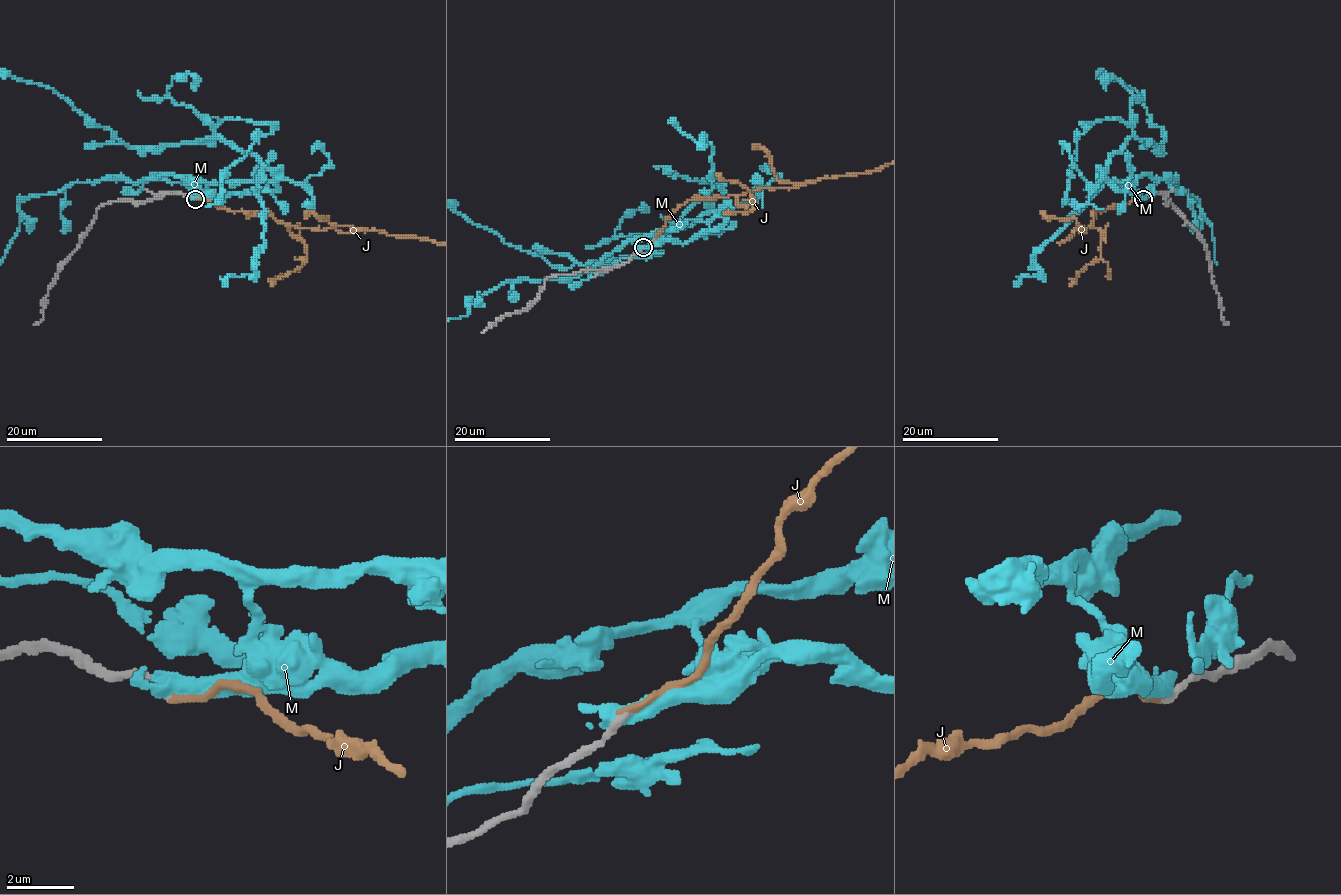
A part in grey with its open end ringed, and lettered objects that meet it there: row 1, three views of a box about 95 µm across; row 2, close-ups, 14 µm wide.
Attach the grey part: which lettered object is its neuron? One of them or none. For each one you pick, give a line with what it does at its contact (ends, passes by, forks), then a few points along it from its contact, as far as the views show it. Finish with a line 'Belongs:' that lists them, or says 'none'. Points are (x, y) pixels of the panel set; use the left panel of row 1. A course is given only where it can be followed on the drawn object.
J: it ends there
Belongs: J

